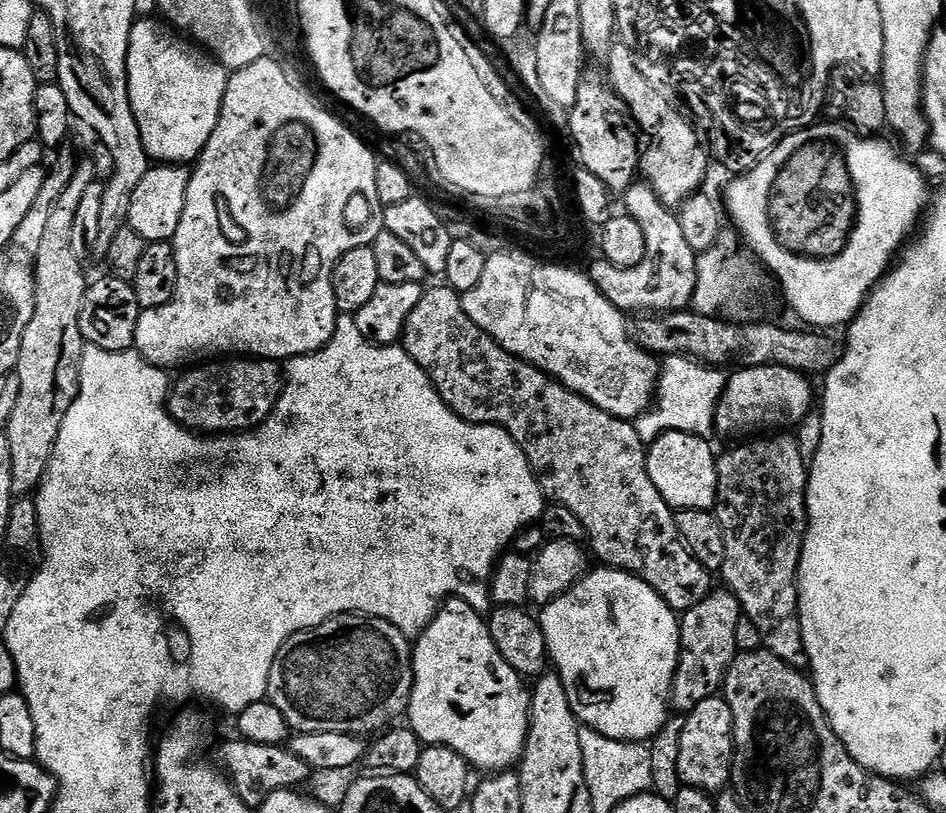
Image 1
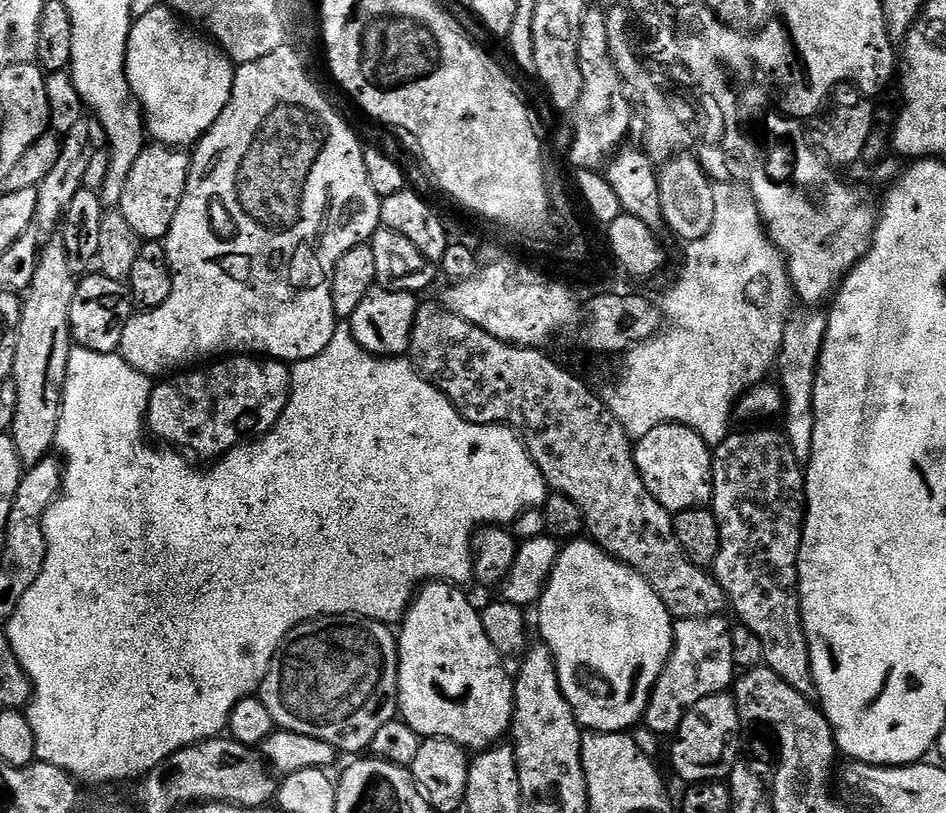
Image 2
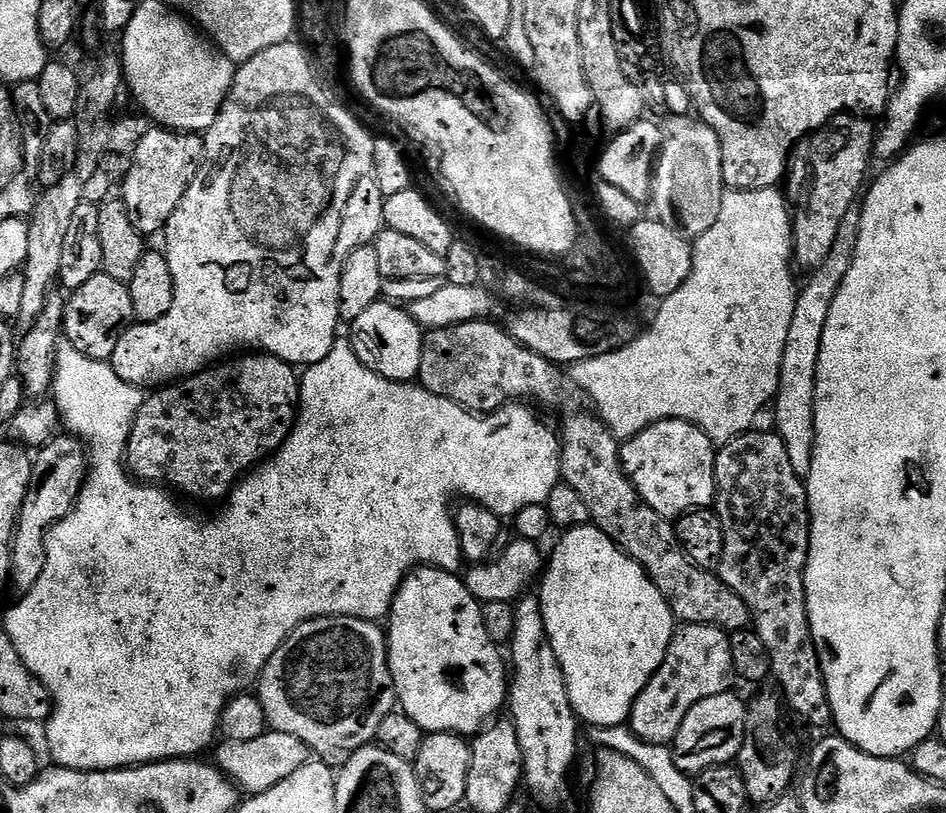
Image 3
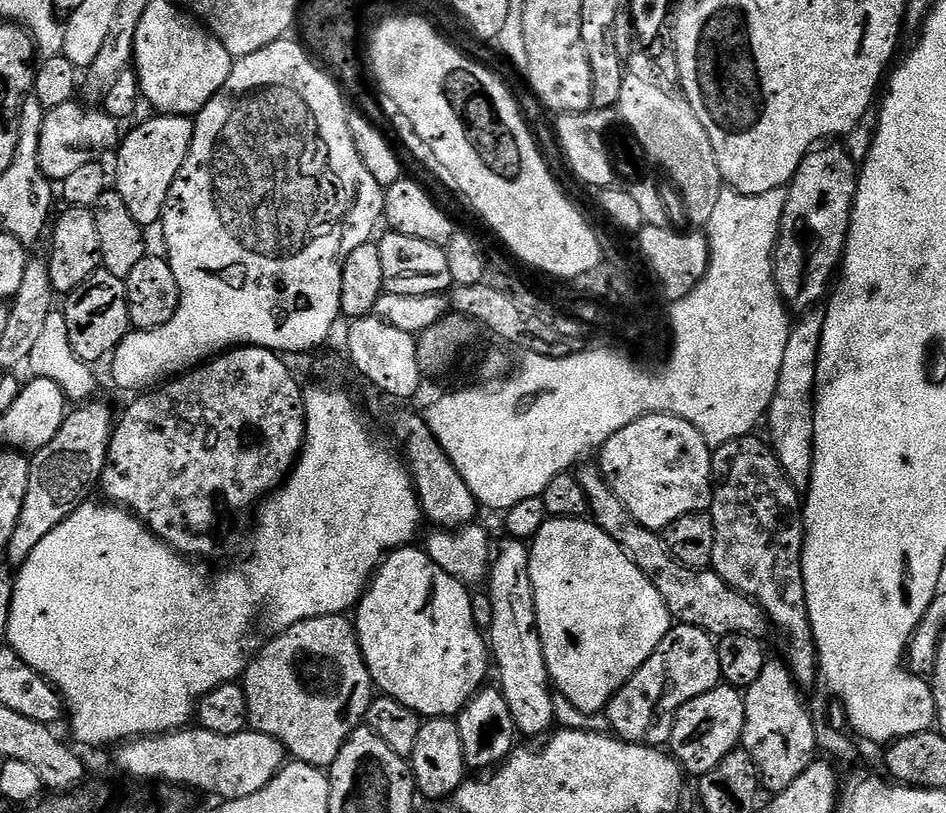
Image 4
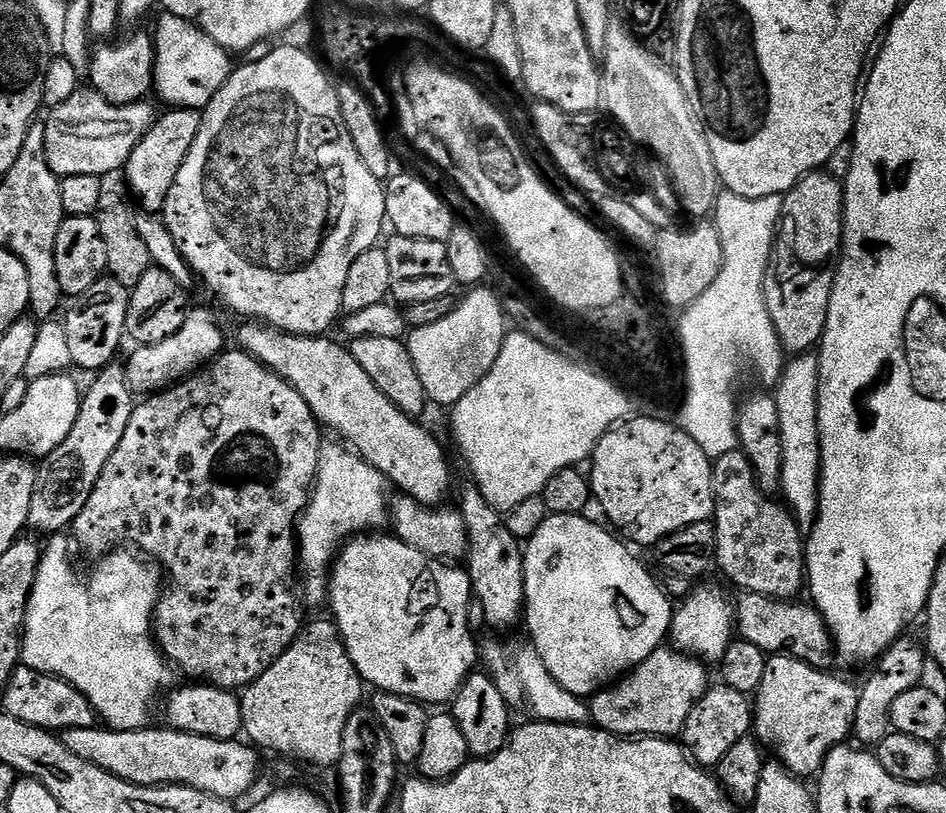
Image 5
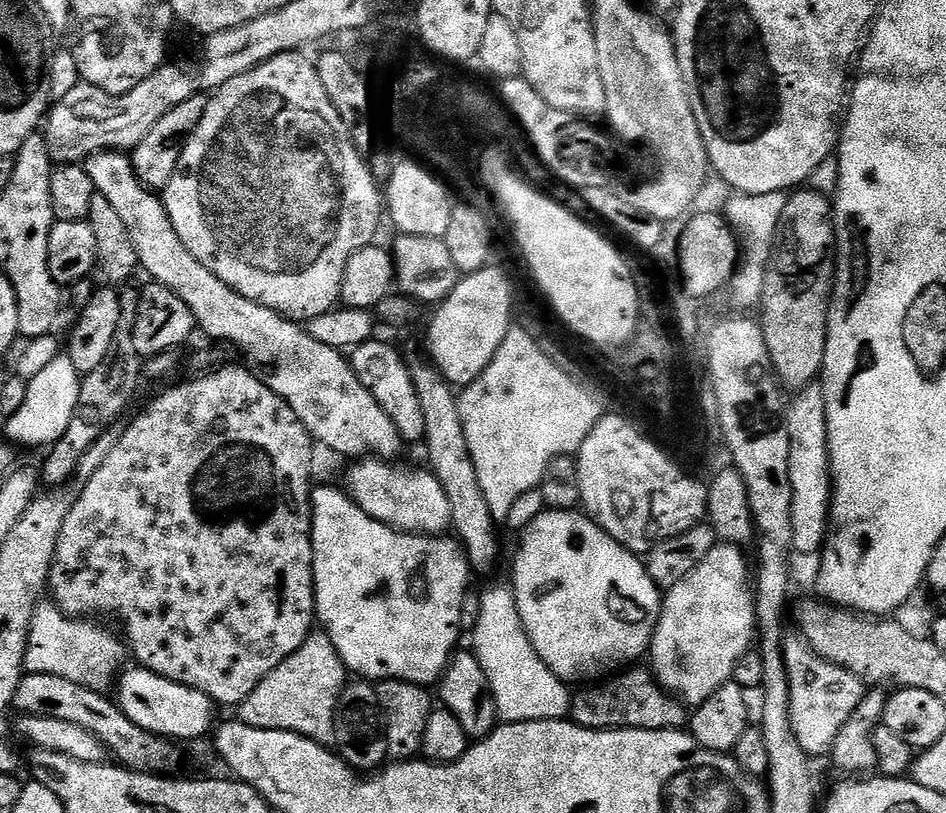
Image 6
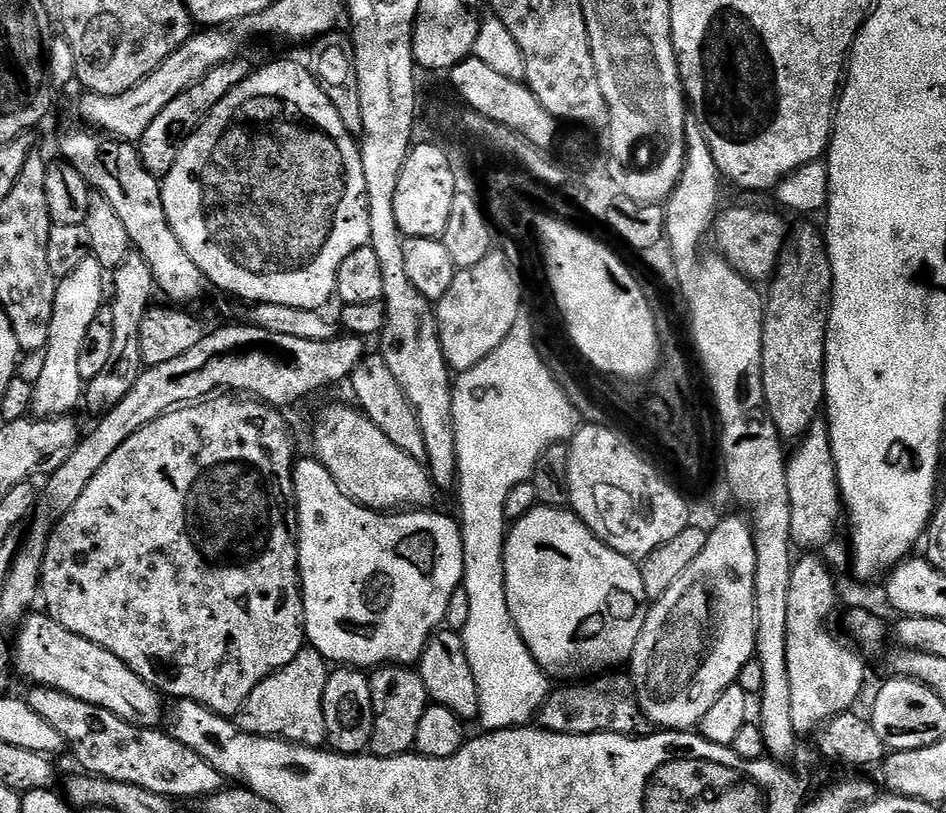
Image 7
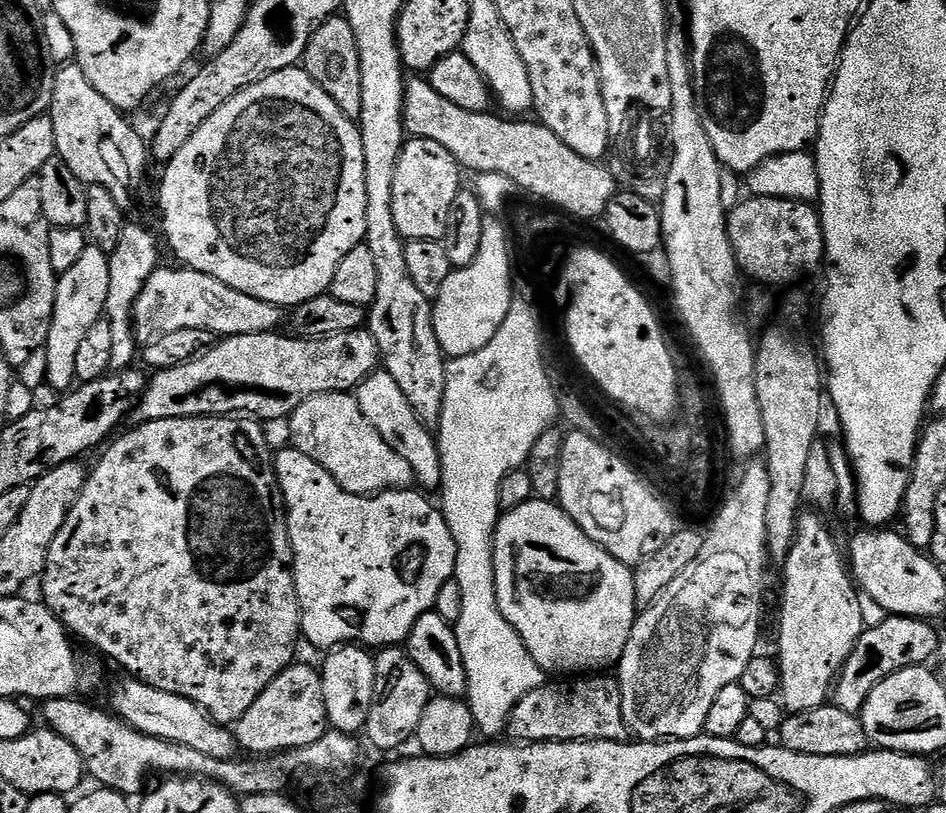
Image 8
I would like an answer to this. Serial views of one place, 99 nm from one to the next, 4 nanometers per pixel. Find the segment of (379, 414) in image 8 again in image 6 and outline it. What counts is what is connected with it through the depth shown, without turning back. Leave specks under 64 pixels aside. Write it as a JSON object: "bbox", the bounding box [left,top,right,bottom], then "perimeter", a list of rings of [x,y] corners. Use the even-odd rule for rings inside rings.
{"bbox":[350,338,426,442],"perimeter":[[[379,338],[367,340],[365,344],[351,349],[350,359],[354,374],[358,374],[358,382],[362,382],[362,386],[366,386],[370,394],[374,394],[378,406],[382,406],[382,410],[386,410],[386,415],[390,417],[390,422],[398,426],[400,437],[406,442],[423,441],[426,434],[426,414],[422,414],[422,405],[414,390],[409,361],[400,357],[400,352],[394,345]]]}

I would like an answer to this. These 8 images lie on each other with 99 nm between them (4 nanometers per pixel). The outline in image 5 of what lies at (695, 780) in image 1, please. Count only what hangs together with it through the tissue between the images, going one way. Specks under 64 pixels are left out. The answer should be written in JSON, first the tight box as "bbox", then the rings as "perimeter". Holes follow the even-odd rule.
{"bbox":[679,682,754,769],"perimeter":[[[723,682],[709,687],[708,693],[690,710],[690,718],[686,718],[684,729],[679,739],[689,756],[705,769],[715,769],[716,765],[726,758],[730,746],[743,736],[749,735],[754,728],[754,704],[745,693],[730,690]]]}

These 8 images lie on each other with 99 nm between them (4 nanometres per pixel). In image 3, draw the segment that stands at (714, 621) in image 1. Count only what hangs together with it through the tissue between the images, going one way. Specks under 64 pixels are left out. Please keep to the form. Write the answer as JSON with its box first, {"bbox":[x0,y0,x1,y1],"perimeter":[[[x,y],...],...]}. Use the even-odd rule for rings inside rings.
{"bbox":[626,624,734,745],"perimeter":[[[684,624],[677,627],[672,634],[672,641],[666,650],[666,658],[662,666],[658,666],[650,682],[646,682],[642,694],[638,694],[632,707],[632,713],[626,721],[634,735],[648,743],[671,745],[678,734],[678,726],[682,726],[682,718],[686,718],[690,706],[702,702],[702,698],[722,694],[733,687],[734,673],[730,662],[728,638],[729,633],[724,632],[721,628],[715,628],[712,624]]]}

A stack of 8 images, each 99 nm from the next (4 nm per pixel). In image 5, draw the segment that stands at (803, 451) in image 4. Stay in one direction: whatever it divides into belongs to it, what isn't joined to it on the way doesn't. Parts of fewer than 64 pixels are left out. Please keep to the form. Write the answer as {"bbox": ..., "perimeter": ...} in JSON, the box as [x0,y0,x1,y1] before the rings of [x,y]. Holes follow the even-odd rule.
{"bbox":[773,353,820,532],"perimeter":[[[801,353],[785,363],[773,395],[773,400],[778,406],[779,437],[782,441],[780,492],[785,505],[804,532],[811,531],[819,512],[820,434],[817,426],[819,384],[819,357],[813,353]]]}

